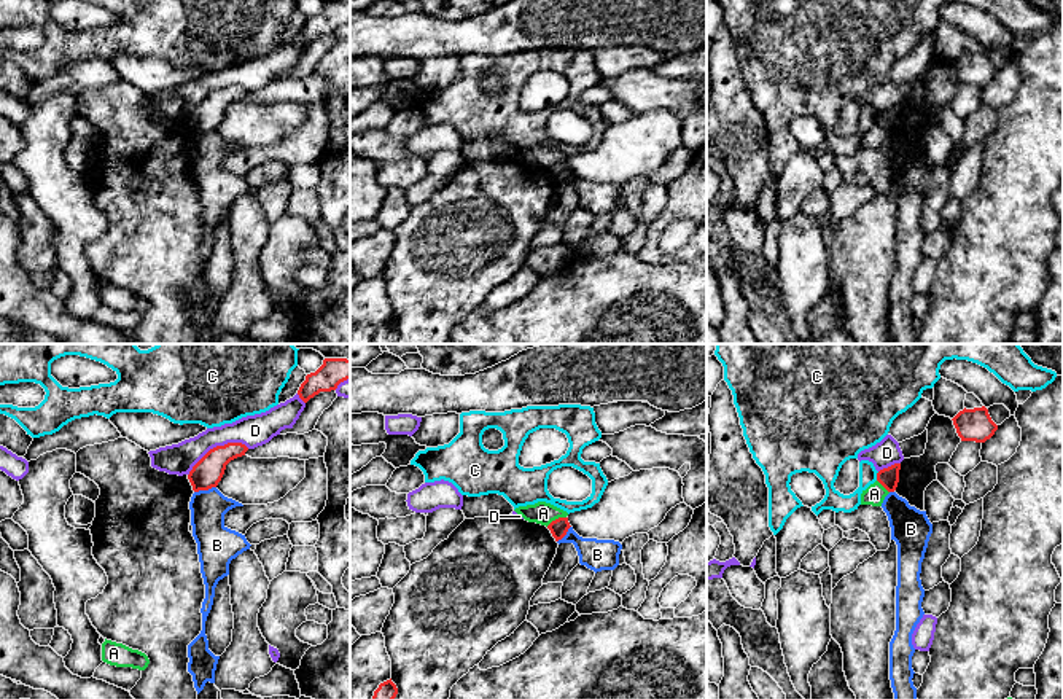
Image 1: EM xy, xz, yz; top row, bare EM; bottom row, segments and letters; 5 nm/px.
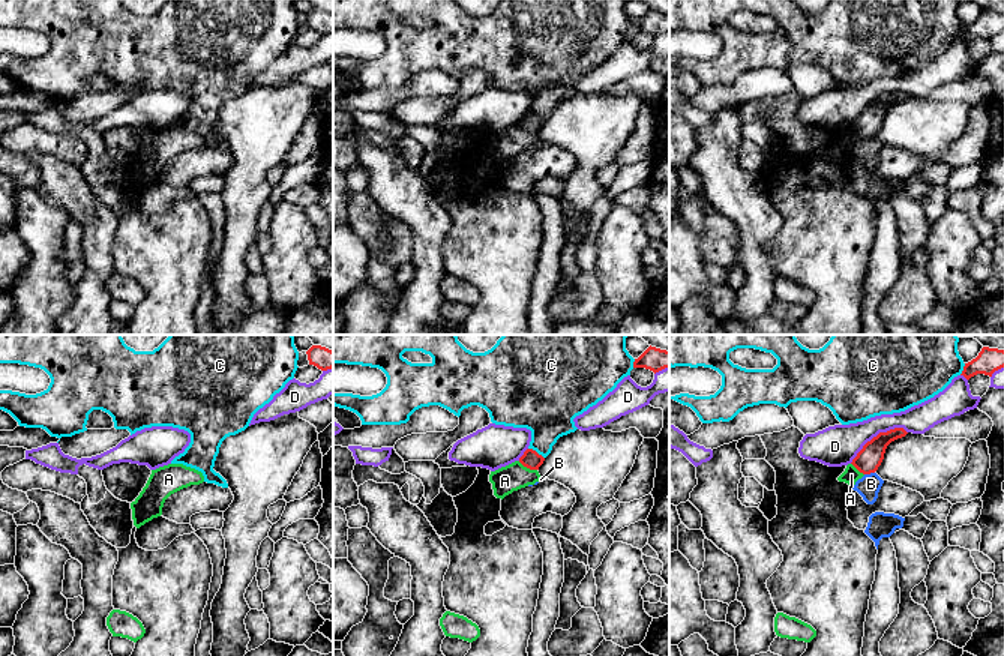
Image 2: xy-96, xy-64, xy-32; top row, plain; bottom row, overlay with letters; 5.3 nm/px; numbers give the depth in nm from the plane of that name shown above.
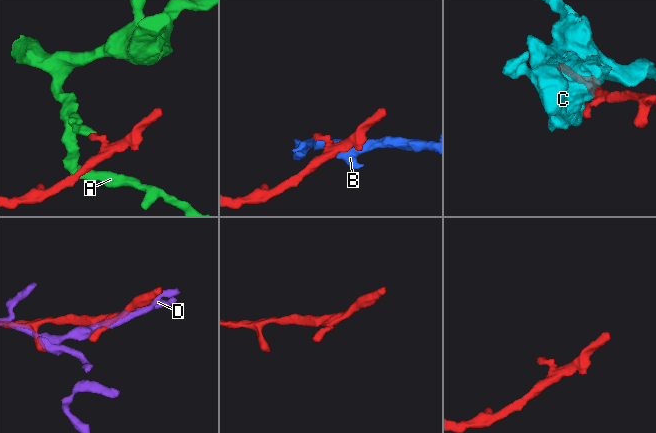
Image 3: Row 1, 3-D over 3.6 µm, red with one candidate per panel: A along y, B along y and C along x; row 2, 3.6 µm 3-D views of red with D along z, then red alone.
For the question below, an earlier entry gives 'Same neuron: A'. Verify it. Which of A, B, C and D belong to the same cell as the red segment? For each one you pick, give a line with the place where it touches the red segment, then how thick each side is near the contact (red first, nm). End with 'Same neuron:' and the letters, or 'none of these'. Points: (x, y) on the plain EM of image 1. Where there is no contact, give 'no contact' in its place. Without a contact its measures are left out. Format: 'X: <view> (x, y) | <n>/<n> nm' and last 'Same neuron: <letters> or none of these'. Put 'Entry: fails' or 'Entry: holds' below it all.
Same neuron: none of these
Entry: fails

